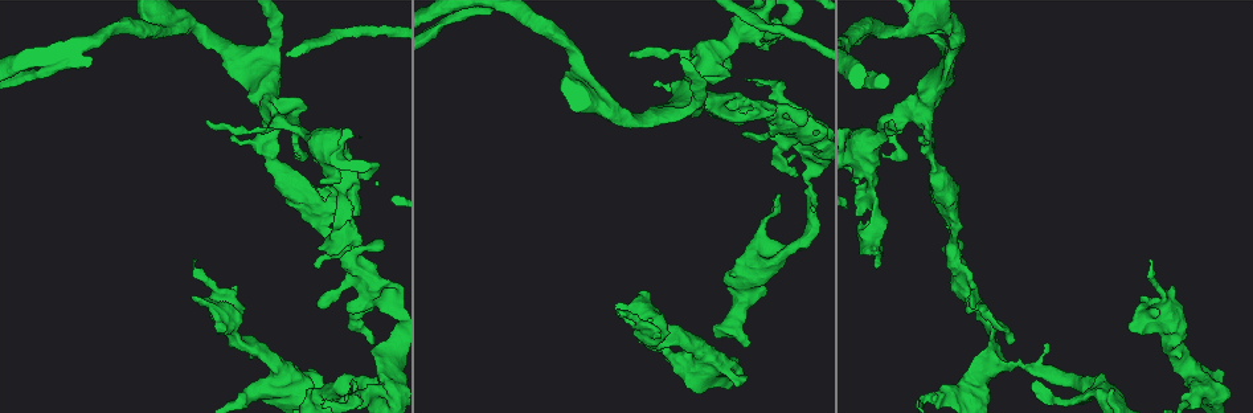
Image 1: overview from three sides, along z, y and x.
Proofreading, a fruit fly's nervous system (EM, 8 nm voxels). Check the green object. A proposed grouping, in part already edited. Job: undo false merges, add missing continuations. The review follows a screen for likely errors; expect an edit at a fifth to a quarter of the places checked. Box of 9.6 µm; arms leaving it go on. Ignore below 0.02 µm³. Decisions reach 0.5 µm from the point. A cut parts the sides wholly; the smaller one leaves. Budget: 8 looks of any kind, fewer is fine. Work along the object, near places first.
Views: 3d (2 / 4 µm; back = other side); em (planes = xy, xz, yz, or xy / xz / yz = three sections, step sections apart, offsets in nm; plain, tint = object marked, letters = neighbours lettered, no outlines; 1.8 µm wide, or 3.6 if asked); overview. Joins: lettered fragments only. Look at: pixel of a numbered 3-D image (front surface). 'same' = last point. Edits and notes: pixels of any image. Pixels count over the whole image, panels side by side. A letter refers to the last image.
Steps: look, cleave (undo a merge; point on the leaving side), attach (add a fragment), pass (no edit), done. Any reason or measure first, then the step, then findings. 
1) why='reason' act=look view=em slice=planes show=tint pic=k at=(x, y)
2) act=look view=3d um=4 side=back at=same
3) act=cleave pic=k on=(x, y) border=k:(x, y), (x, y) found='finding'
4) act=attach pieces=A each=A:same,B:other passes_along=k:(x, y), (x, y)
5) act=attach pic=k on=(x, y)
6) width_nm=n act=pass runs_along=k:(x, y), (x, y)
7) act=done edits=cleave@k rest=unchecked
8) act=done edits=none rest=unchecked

why='sharp bend' act=look view=3d um=4 pic=1 at=(728, 111)

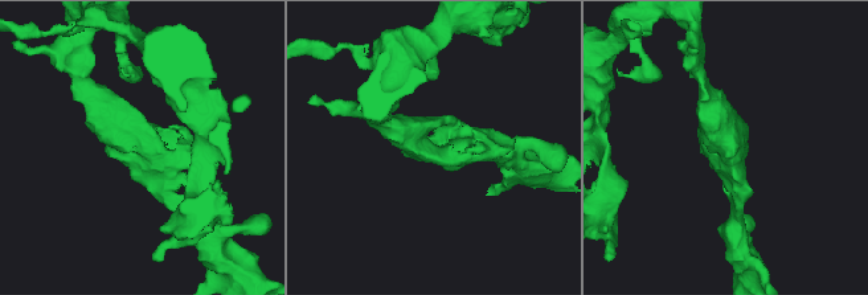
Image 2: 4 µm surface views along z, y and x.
act=look view=em slice=yz step=4 show=tint pic=2 at=(133, 158)

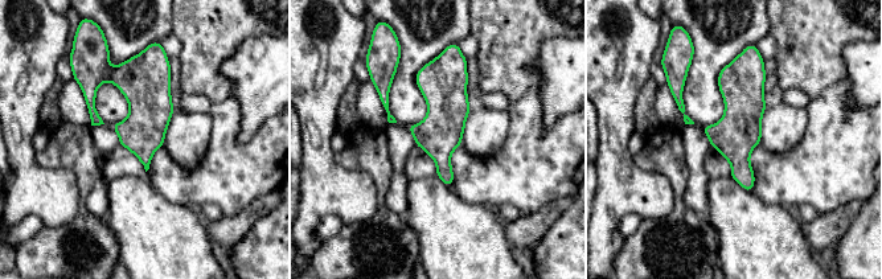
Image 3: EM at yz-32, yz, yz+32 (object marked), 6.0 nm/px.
act=look view=em slice=yz step=4 show=letters at=same

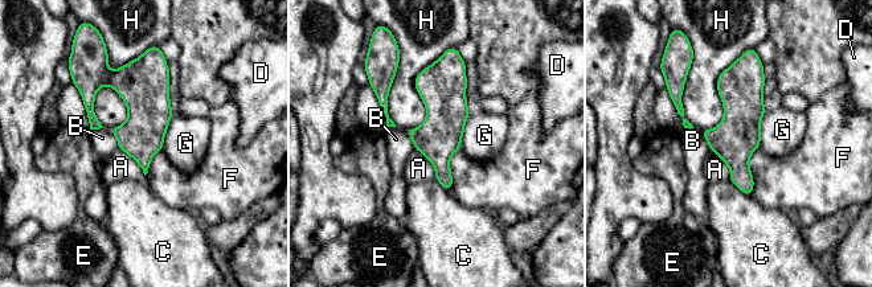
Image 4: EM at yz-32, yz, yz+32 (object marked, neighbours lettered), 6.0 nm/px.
width_nm=280 act=pass each=A:other,B:other,C:other,D:other,E:other,F:other,G:other,H:other border=4:(414, 148), (433, 165), (436, 179) found='continuous, no second neuron'

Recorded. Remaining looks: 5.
why='sudden change in width' act=look view=em slice=planes show=letters pic=1 at=(344, 188)

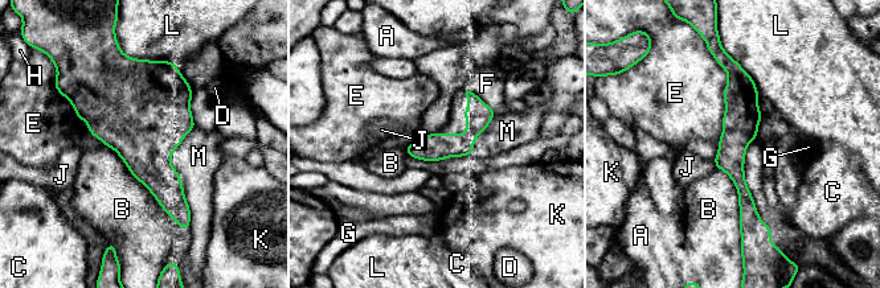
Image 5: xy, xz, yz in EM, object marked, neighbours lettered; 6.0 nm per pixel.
longest_contact=B:700nm act=pass each=A:other,B:other,C:other,D:other,E:other,F:other,G:other,H:other,J:other,K:other,L:other,M:other found='continuous, no second neuron'

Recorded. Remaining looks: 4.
why='thin neck' act=look view=em um=3.6 slice=planes show=tint pic=1 at=(920, 119)

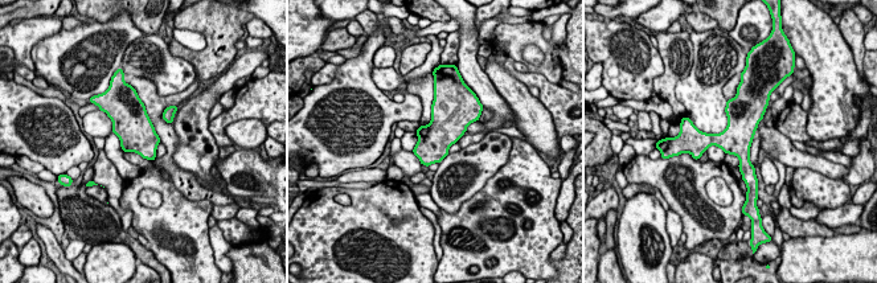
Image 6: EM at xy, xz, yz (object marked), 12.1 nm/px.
why='see the neighbours' act=look view=em um=3.6 slice=planes show=letters at=same

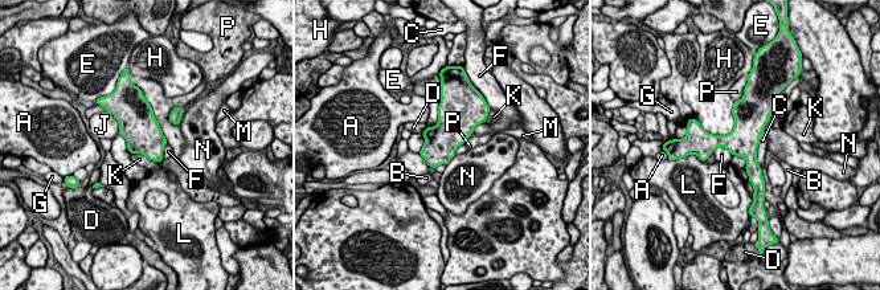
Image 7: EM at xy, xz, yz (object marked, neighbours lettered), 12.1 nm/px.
act=pass each=A:other,B:other,C:other,D:other,E:other,F:other,G:other,H:other,J:other,K:other,L:other,M:other,N:other,P:other border=7:(131, 152), (139, 152), (159, 163) found='one neuron here'

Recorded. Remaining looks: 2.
act=done edits=none rest=unchecked

